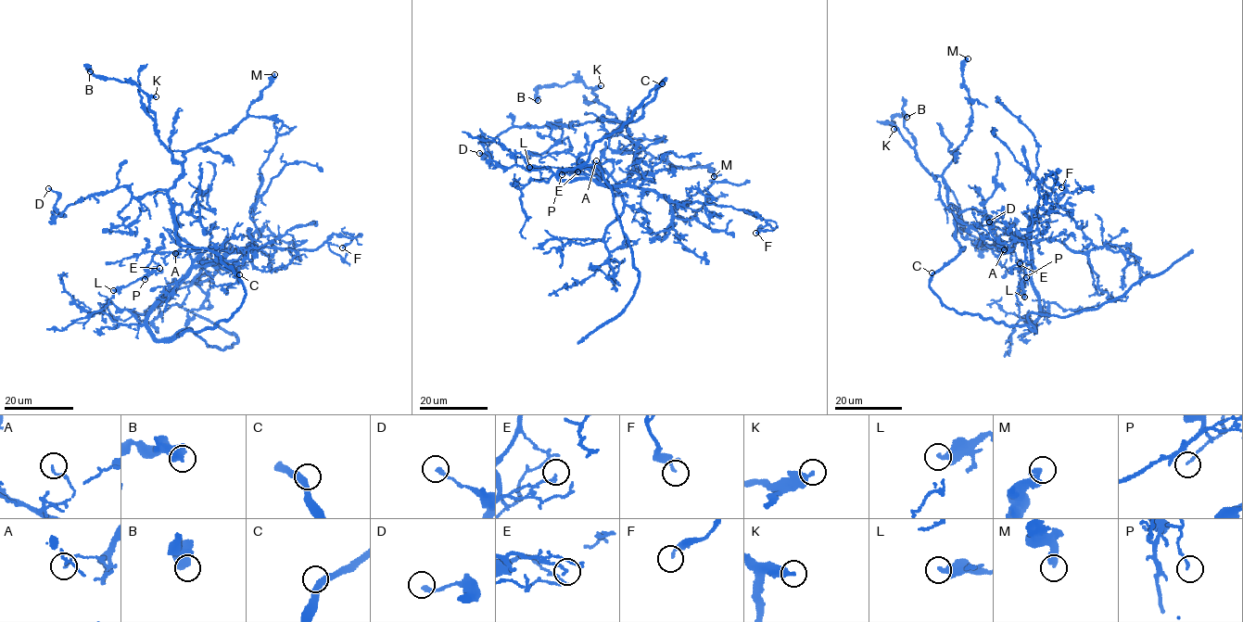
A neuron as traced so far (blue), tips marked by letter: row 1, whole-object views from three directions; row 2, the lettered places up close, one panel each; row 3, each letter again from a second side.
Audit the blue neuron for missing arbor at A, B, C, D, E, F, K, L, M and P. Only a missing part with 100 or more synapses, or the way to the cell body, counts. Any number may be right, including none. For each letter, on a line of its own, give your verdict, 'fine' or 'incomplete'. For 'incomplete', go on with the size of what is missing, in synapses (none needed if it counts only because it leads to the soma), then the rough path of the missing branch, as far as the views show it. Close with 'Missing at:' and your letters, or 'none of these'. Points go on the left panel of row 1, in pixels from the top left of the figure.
A: fine
B: fine
C: fine
D: fine
E: fine
F: fine
K: fine
L: fine
M: fine
P: fine
Missing at: none of these

